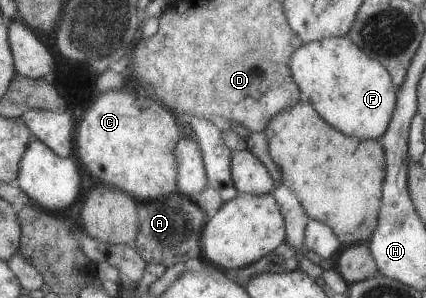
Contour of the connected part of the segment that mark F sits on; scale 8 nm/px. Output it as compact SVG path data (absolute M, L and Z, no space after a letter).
M347 36L303 43L291 55L289 69L300 98L311 103L317 114L336 131L357 139L375 140L387 132L397 106L398 89L387 69L356 47Z

